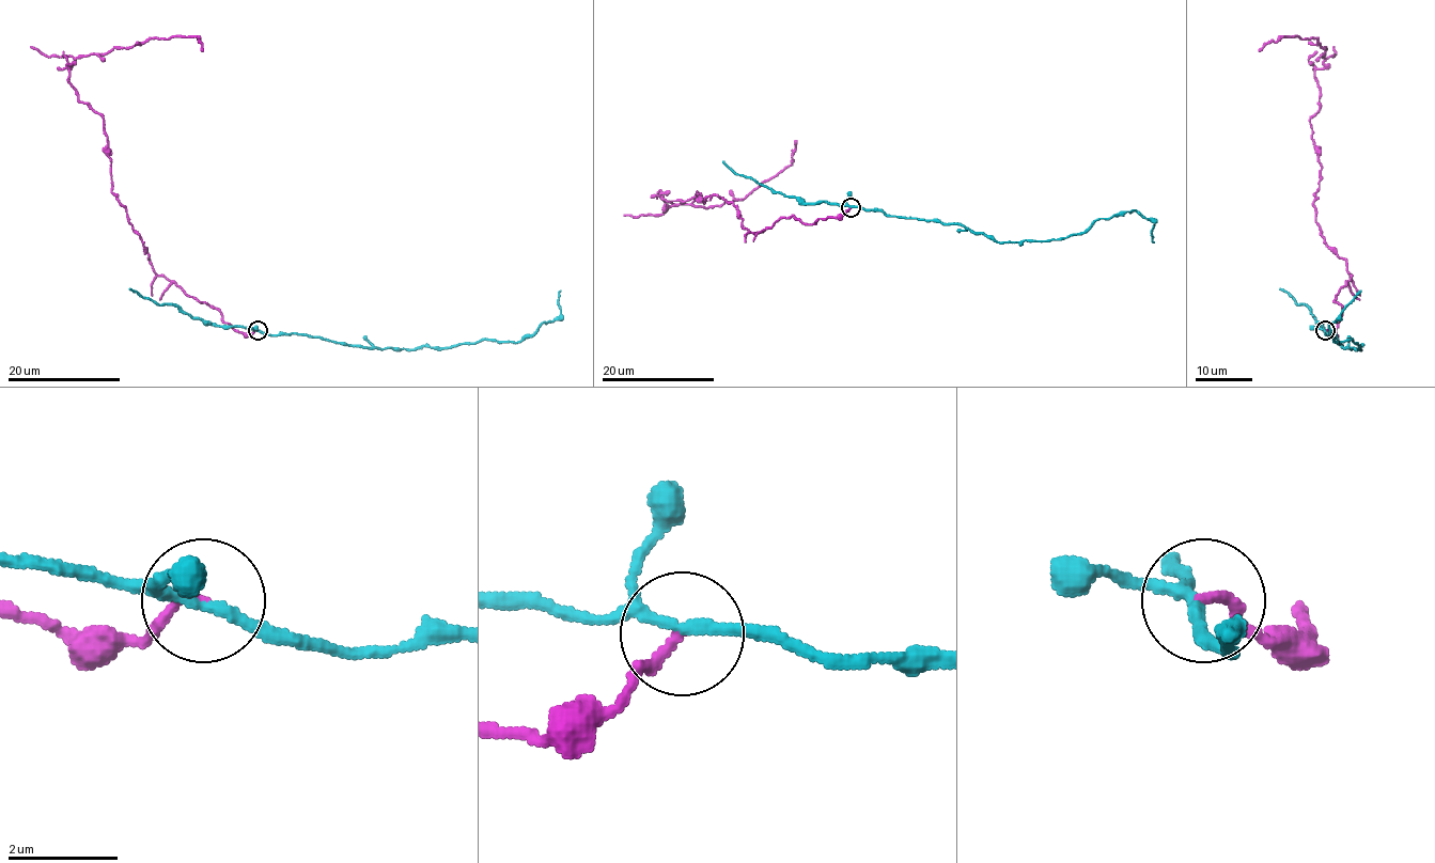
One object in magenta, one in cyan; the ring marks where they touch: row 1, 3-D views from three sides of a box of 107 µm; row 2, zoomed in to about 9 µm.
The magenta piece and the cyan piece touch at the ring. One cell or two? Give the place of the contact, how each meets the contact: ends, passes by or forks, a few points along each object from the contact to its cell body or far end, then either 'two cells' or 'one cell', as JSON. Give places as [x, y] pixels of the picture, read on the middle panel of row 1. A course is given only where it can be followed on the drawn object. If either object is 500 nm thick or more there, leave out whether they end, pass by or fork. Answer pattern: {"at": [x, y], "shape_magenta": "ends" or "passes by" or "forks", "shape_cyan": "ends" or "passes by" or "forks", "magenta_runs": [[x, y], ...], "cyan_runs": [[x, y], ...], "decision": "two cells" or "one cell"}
{"at": [851, 207], "shape_magenta": "ends", "shape_cyan": "forks", "magenta_runs": [[852, 207], [751, 233], [722, 198], [661, 198], [666, 206], [743, 200], [791, 163], [796, 141]], "cyan_runs": [[852, 207], [962, 224], [1000, 242], [1061, 240], [1083, 233], [1098, 219], [1136, 210], [1154, 223], [1154, 242]], "decision": "two cells"}

